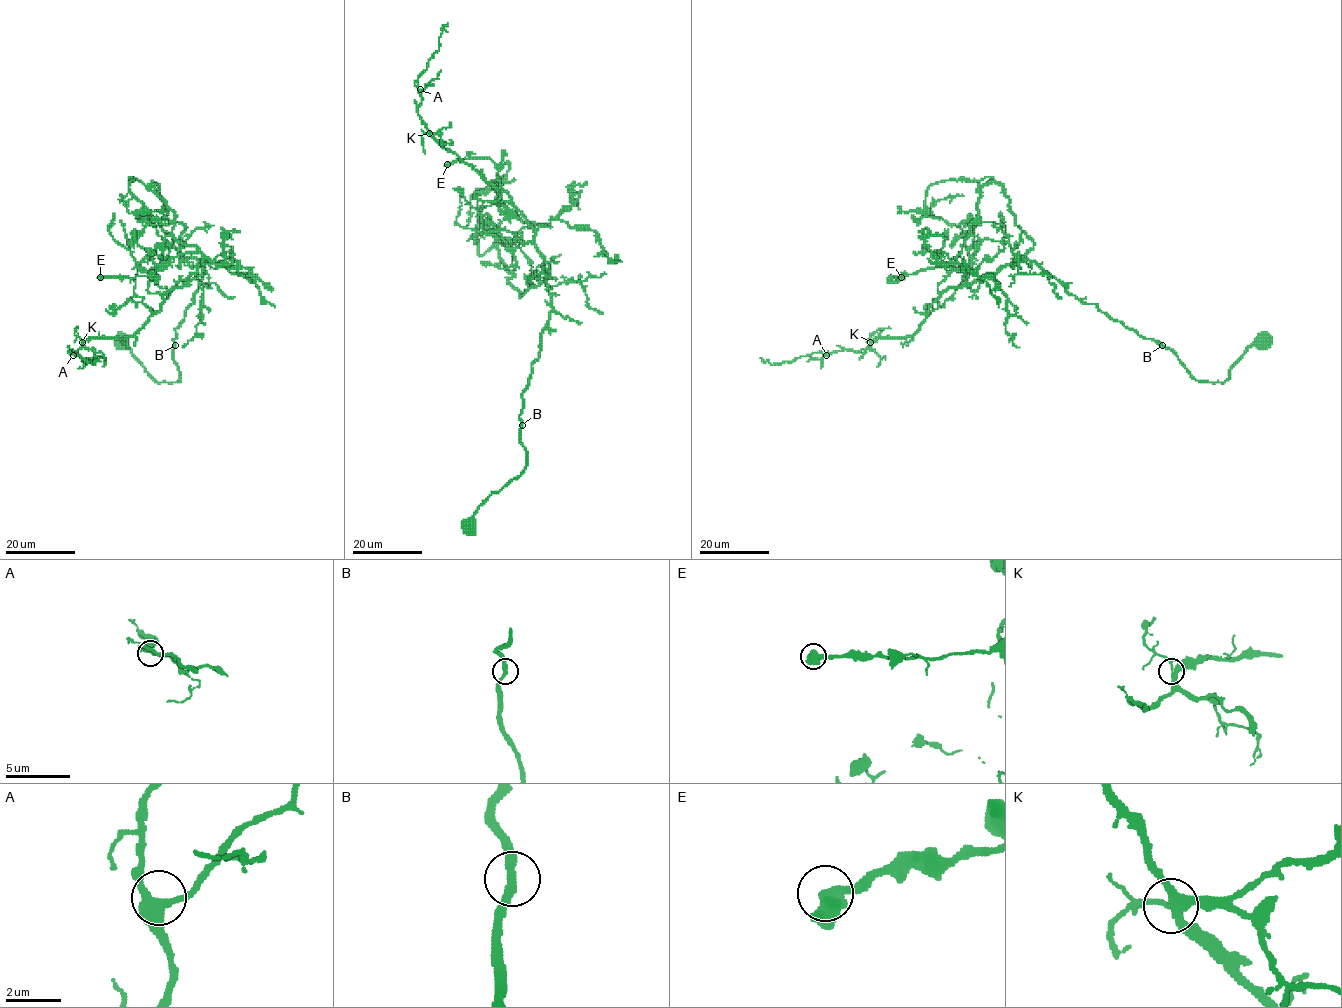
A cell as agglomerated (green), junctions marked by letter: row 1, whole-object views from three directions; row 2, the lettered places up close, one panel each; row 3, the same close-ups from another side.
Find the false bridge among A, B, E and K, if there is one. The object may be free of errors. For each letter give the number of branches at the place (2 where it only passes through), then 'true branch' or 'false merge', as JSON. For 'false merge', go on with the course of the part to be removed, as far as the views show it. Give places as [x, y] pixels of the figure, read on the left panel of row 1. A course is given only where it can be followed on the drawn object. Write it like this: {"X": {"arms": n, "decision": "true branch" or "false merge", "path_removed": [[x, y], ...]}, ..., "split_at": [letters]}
{"A": {"arms": 3, "decision": "true branch"}, "B": {"arms": 2, "decision": "true branch"}, "E": {"arms": 2, "decision": "true branch"}, "K": {"arms": 3, "decision": "true branch"}, "split_at": []}

